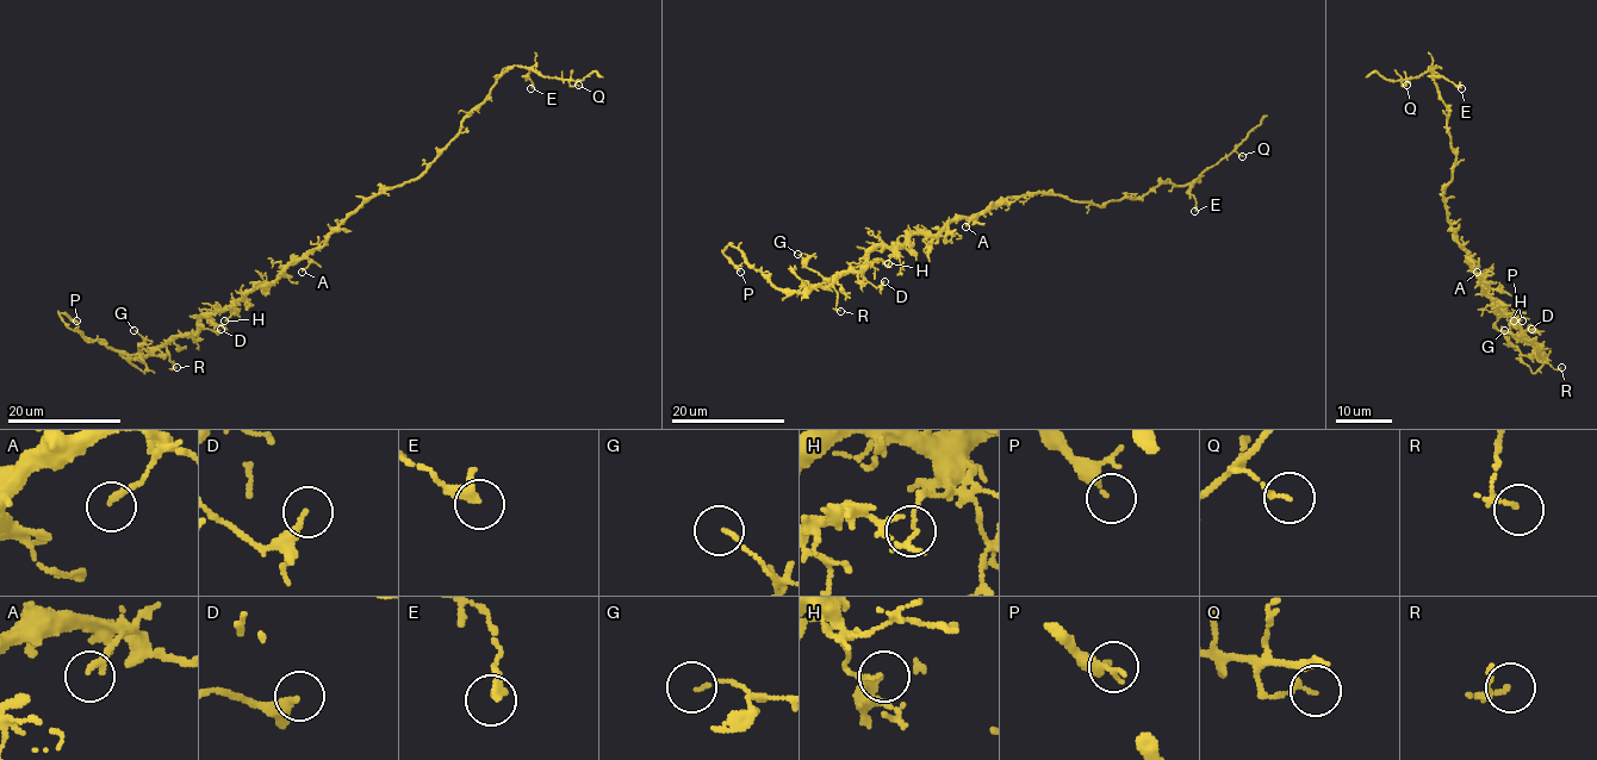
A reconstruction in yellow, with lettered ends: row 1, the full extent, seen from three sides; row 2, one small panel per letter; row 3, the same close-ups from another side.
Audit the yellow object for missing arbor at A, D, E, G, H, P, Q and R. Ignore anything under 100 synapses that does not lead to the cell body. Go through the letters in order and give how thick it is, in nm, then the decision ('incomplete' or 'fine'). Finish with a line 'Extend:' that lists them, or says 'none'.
A: calibre 200 nm; fine
D: calibre 240 nm; fine
E: calibre 260 nm; fine
G: calibre 90 nm; fine
H: calibre 70 nm; fine
P: calibre 200 nm; fine
Q: calibre 150 nm; fine
R: calibre 100 nm; fine
Extend: none

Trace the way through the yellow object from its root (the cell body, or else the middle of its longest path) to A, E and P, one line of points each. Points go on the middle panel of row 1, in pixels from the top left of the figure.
A: (988, 207), (971, 218), (965, 226)
E: (988, 207), (1035, 192), (1104, 205), (1124, 197), (1141, 198), (1160, 184), (1172, 182), (1193, 184), (1194, 211)
P: (988, 207), (877, 245), (826, 287), (785, 292), (728, 245), (724, 254), (740, 272)

